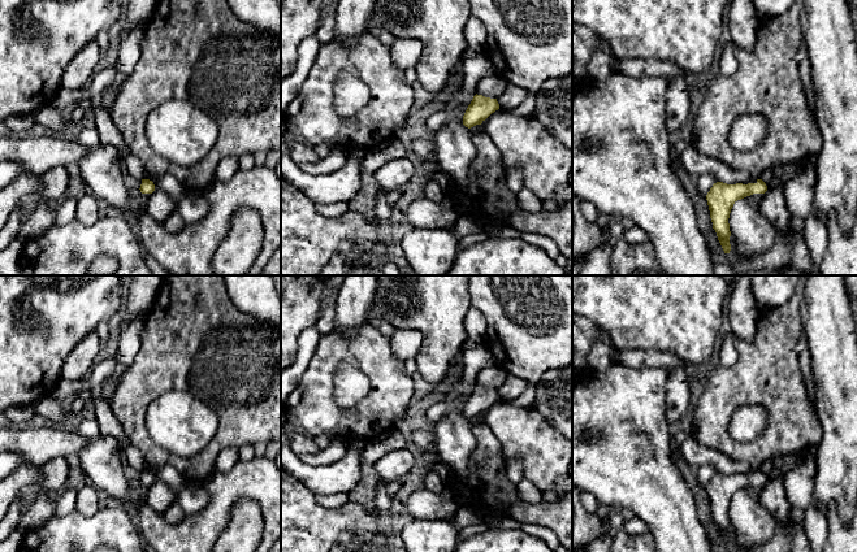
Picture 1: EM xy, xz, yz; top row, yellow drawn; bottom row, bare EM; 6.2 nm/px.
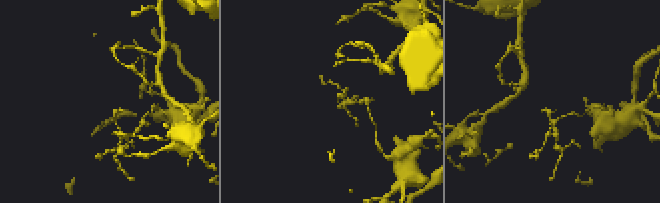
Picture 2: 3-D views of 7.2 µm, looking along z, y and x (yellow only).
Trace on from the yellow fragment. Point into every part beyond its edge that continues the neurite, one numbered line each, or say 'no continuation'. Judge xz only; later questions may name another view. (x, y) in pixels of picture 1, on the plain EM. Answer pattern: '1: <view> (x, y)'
no continuation

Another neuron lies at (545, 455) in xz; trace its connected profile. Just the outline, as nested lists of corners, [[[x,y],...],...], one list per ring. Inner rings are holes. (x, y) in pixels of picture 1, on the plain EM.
[[[499,399],[482,412],[481,418],[501,442],[505,461],[508,464],[519,458],[524,478],[532,481],[540,491],[554,487],[559,479],[570,475],[572,442],[550,426],[533,407],[516,408],[511,401]]]

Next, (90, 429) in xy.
[[[96,418],[83,420],[79,423],[78,433],[86,438],[94,439],[100,435],[100,426]]]

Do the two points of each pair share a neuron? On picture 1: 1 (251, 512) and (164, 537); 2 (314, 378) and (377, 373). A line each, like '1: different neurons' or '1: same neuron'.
1: different neurons
2: same neuron

